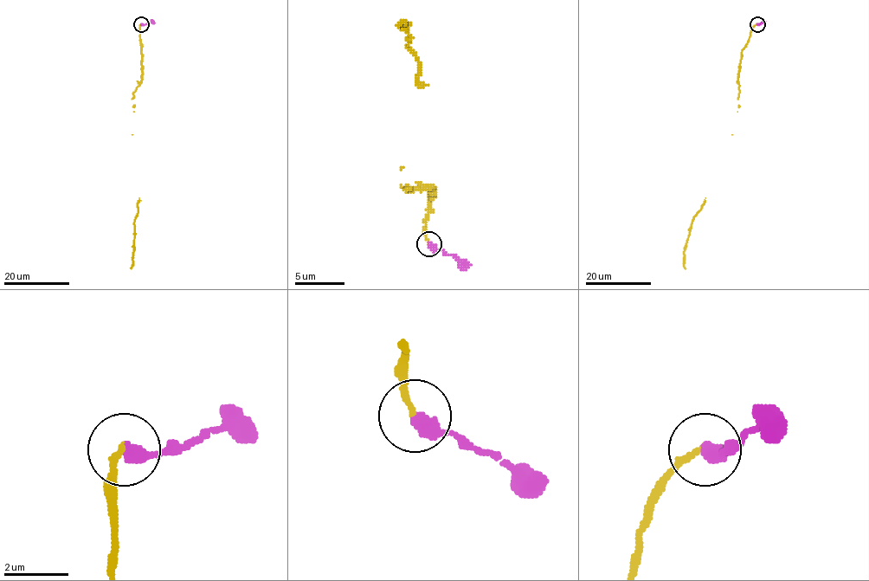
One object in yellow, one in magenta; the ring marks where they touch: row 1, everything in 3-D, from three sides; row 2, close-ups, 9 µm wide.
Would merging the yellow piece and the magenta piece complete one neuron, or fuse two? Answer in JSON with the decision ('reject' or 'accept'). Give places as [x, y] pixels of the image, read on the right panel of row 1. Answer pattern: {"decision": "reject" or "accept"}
{"decision": "accept"}

